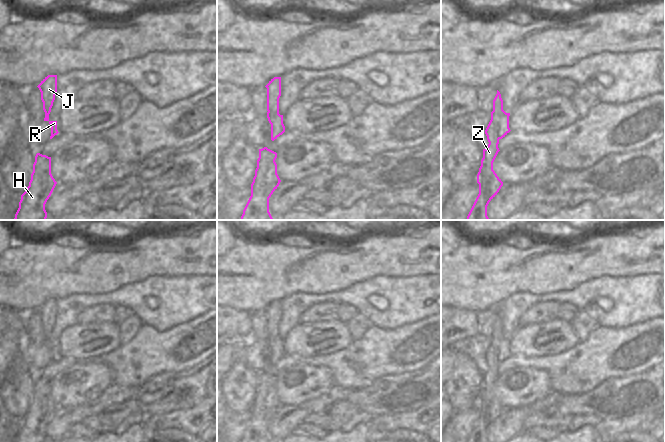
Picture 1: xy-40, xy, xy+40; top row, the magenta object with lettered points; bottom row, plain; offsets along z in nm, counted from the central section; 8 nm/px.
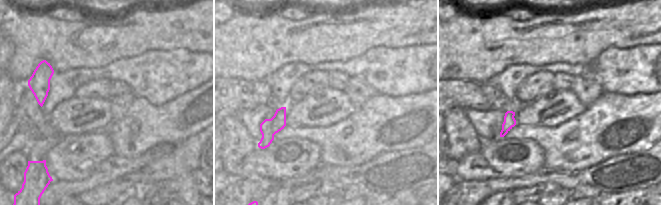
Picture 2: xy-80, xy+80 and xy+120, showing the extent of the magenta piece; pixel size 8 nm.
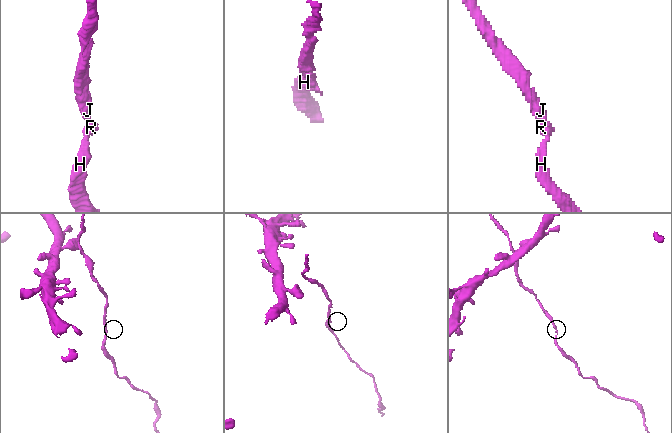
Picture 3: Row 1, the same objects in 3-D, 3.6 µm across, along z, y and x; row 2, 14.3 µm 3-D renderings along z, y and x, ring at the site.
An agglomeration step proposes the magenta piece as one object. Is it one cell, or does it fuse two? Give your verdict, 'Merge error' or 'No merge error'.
No merge error

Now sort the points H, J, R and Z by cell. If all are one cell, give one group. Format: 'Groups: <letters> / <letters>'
Groups: H J R Z

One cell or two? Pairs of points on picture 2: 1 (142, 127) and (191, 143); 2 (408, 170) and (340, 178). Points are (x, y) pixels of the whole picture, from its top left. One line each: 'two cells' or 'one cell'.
1: two cells
2: one cell

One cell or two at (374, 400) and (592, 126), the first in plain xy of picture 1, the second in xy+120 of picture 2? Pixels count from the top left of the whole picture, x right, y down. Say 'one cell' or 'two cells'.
two cells

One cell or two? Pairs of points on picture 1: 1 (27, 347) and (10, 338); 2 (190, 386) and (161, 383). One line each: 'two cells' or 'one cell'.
1: two cells
2: one cell

